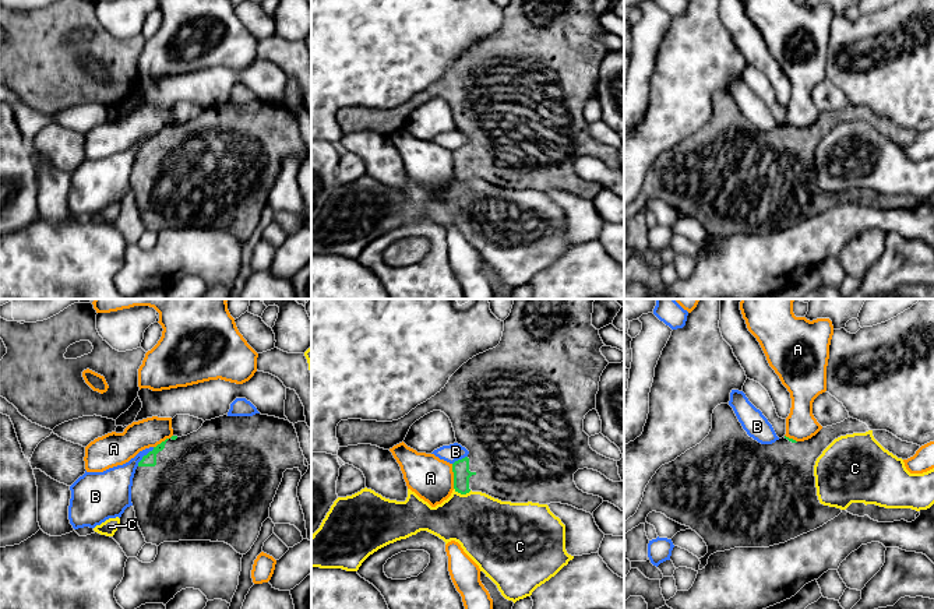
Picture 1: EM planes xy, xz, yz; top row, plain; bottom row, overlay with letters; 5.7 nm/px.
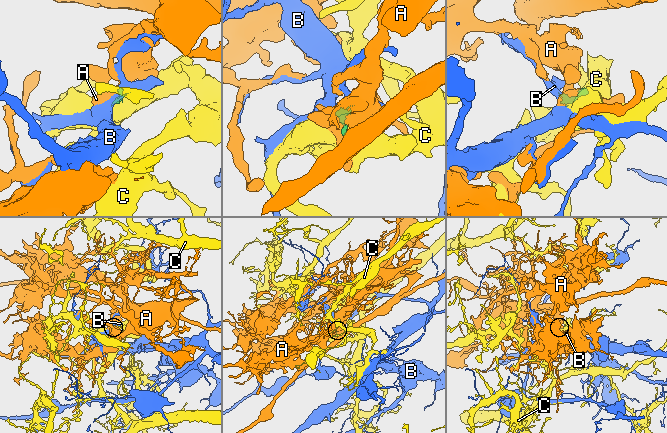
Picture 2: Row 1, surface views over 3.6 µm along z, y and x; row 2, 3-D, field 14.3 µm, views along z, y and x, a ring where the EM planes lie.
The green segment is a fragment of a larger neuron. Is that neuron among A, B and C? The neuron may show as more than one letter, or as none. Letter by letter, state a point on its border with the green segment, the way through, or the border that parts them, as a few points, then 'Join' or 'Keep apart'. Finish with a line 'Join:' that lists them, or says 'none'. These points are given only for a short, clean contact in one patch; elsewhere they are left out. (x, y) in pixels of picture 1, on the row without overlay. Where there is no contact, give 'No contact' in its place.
A: Touches green at xz (454, 164). Boundary: xz (451, 151), (454, 175). Keep apart
B: Touches green at xy (144, 143). Boundary: xy (154, 134), (137, 152). Keep apart
C: Touches green at xz (462, 180). Boundary: xz (454, 175), (461, 180), (471, 178). Keep apart
Join: none

